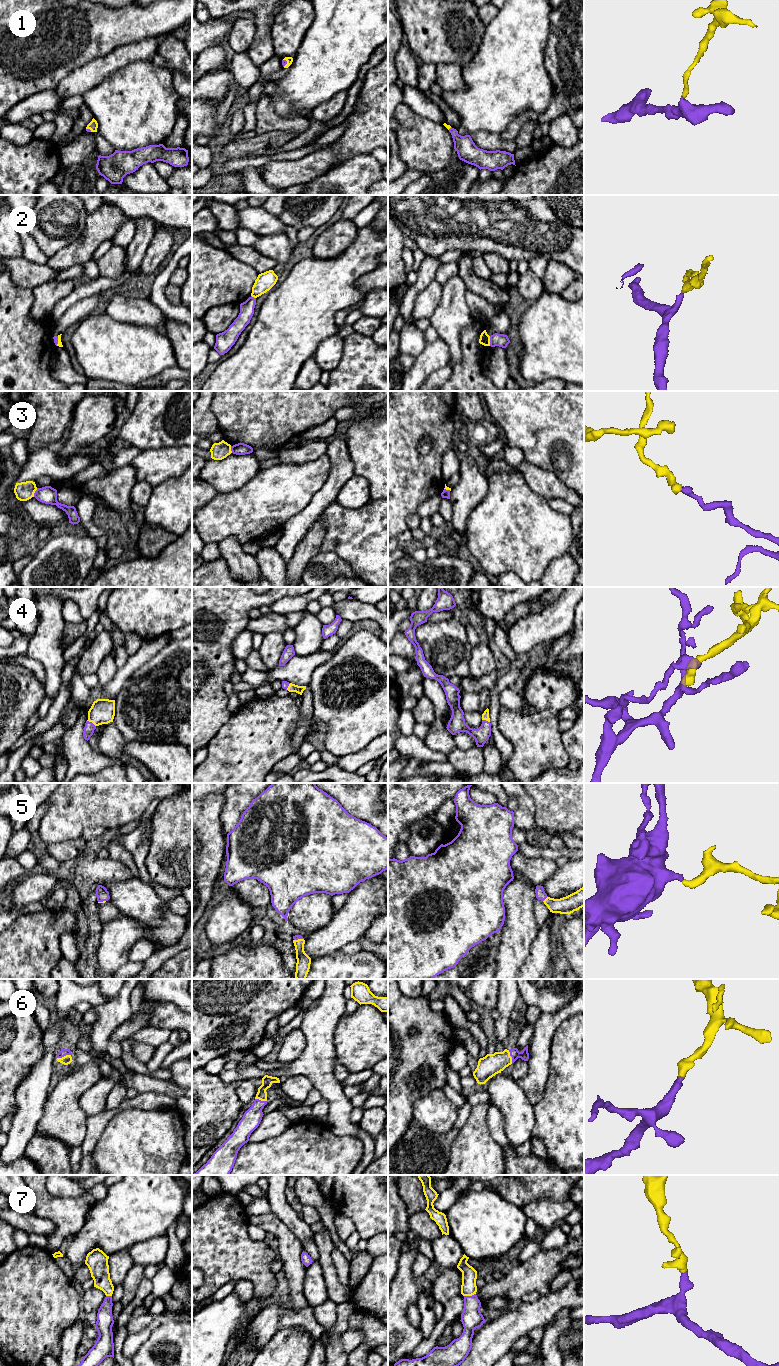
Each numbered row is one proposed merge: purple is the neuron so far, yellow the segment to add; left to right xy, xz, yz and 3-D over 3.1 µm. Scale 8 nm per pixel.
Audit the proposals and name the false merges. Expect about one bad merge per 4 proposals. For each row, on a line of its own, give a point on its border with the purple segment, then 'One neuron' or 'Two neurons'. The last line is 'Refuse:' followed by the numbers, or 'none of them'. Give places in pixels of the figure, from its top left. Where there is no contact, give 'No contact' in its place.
1: Touches purple at xz (286, 63). One neuron
2: Touches purple at yz (490, 341). Two neurons
3: Touches purple at xy (35, 492). Two neurons
4: Touches purple at xy (91, 722). One neuron
5: Touches purple at yz (545, 898). One neuron
6: Touches purple at xy (63, 1056). One neuron
7: Touches purple at yz (469, 1296). One neuron
Refuse: 2, 3

